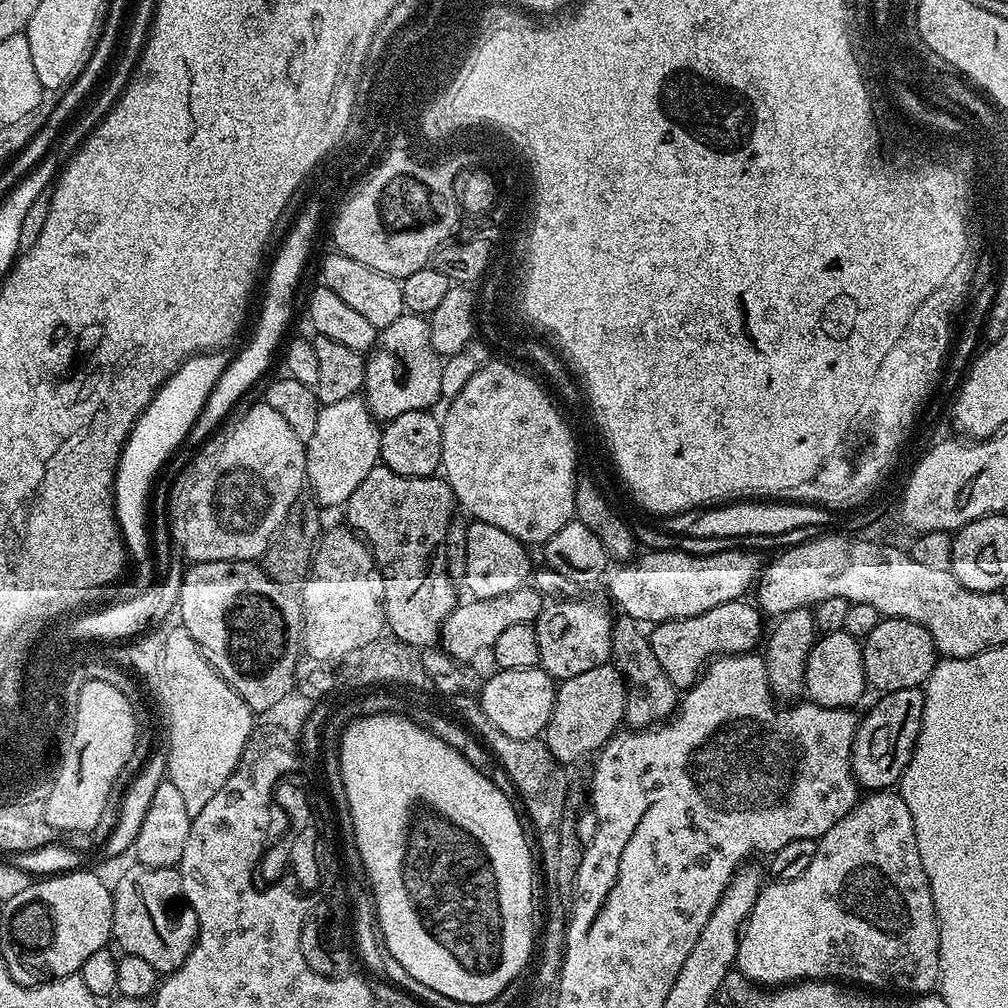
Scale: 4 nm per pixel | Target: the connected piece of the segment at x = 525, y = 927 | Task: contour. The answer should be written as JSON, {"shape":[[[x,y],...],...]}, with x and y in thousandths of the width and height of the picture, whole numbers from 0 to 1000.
{"shape":[[[374,706],[372,710],[359,710],[345,719],[337,734],[337,768],[339,780],[343,784],[343,794],[347,798],[347,809],[350,812],[355,847],[358,848],[359,859],[365,877],[369,880],[369,890],[373,896],[373,910],[377,916],[377,929],[381,932],[381,938],[387,942],[387,946],[391,946],[391,950],[395,954],[399,954],[399,958],[412,972],[427,978],[427,982],[435,982],[435,986],[442,986],[442,990],[450,990],[450,994],[474,996],[484,995],[494,990],[507,975],[517,971],[516,963],[523,958],[524,951],[527,953],[530,948],[530,935],[528,938],[528,847],[530,851],[530,845],[528,841],[528,845],[524,842],[524,833],[520,830],[520,821],[516,818],[516,810],[512,807],[511,800],[504,795],[506,793],[505,787],[494,784],[494,780],[486,770],[474,768],[474,764],[470,764],[470,760],[466,760],[466,756],[462,756],[462,752],[458,752],[458,748],[454,744],[450,744],[450,740],[438,736],[438,732],[435,732],[410,713],[406,713],[402,709],[390,709],[387,706]]]}

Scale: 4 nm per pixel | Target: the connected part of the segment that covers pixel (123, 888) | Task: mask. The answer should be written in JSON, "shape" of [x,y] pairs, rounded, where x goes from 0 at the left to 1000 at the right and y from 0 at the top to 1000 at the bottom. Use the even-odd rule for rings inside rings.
{"shape":[[[140,857],[125,862],[111,882],[111,927],[122,945],[144,951],[157,966],[177,962],[194,934],[196,911],[179,888],[181,875],[174,860],[153,861]]]}

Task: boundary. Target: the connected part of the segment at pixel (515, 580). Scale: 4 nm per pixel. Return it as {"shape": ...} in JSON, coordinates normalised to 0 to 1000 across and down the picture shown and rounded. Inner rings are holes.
{"shape":[[[475,518],[465,519],[462,526],[462,569],[458,576],[459,582],[464,582],[463,590],[473,595],[494,593],[521,582],[529,566],[524,548],[520,539],[502,530],[502,526]]]}

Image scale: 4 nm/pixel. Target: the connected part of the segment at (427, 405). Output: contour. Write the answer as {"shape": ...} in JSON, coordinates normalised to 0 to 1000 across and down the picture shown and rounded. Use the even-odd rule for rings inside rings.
{"shape":[[[402,312],[395,315],[395,319],[387,319],[387,323],[376,326],[373,342],[363,353],[363,375],[359,386],[360,395],[374,418],[384,419],[407,407],[428,406],[428,401],[438,396],[438,387],[438,355],[433,350],[431,343],[427,343],[427,327],[422,314]]]}

